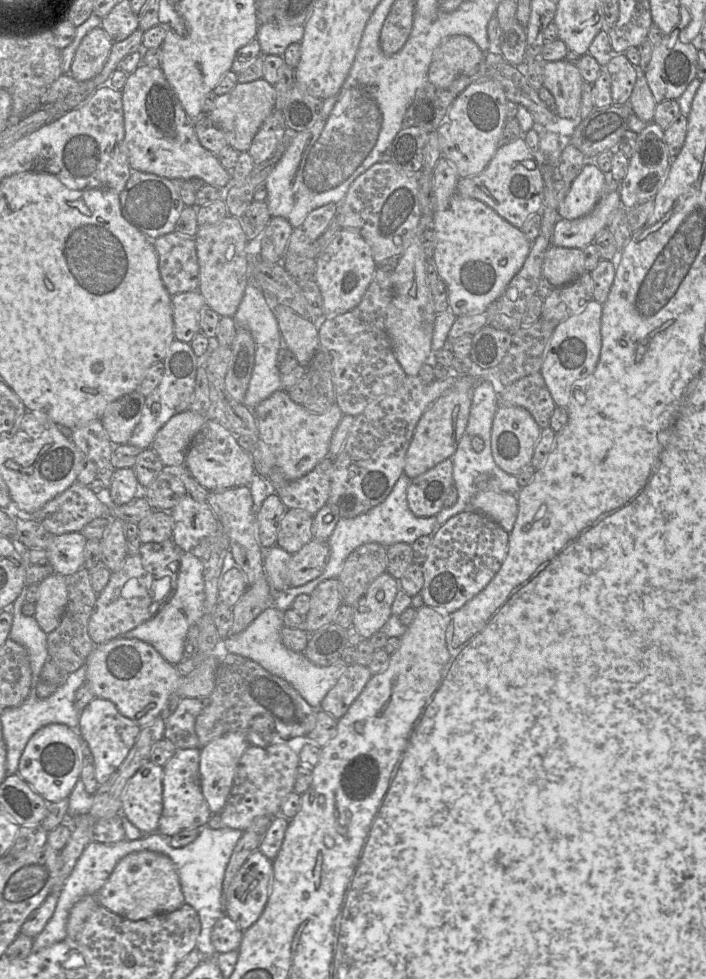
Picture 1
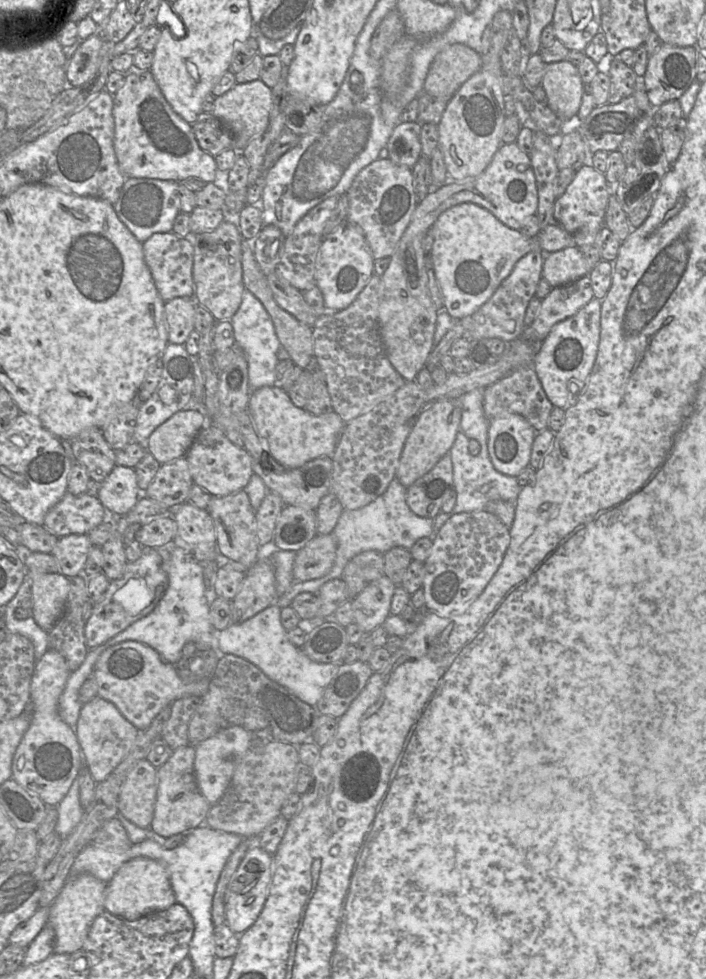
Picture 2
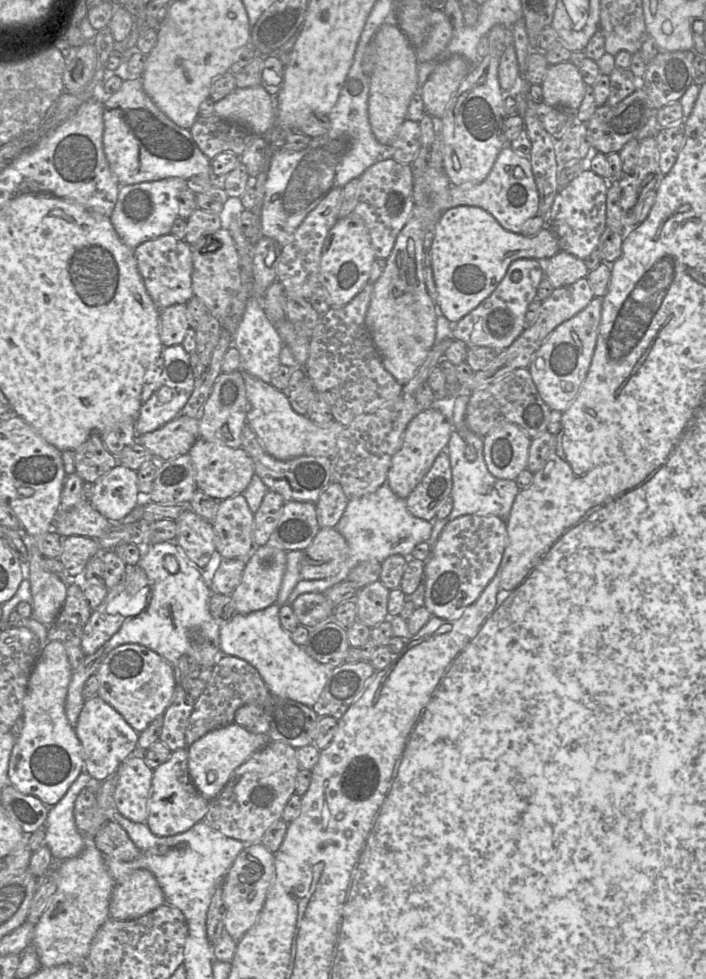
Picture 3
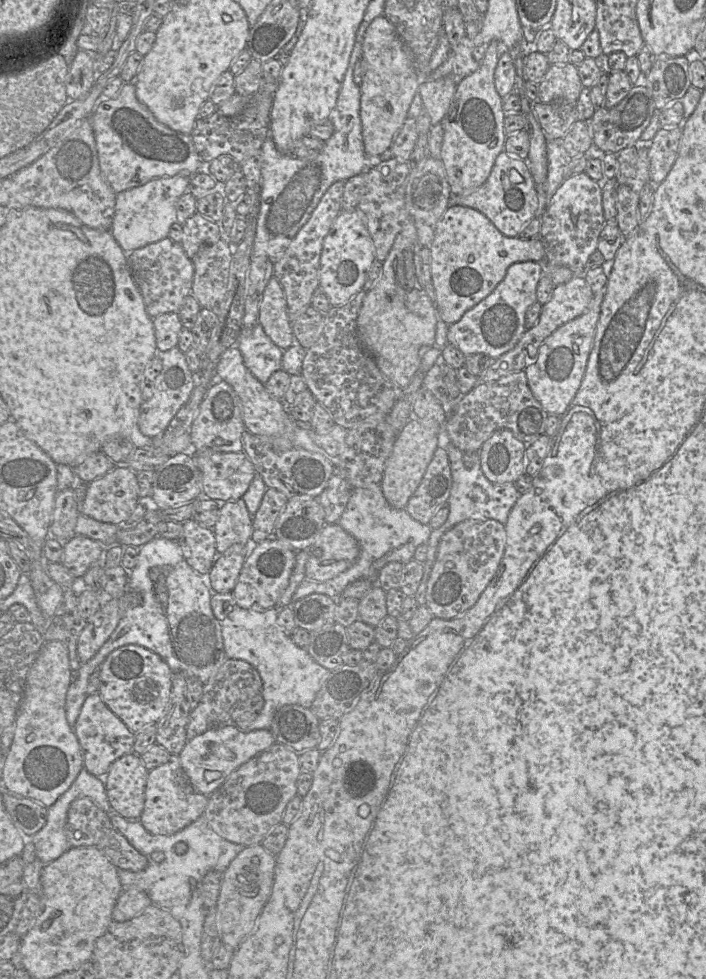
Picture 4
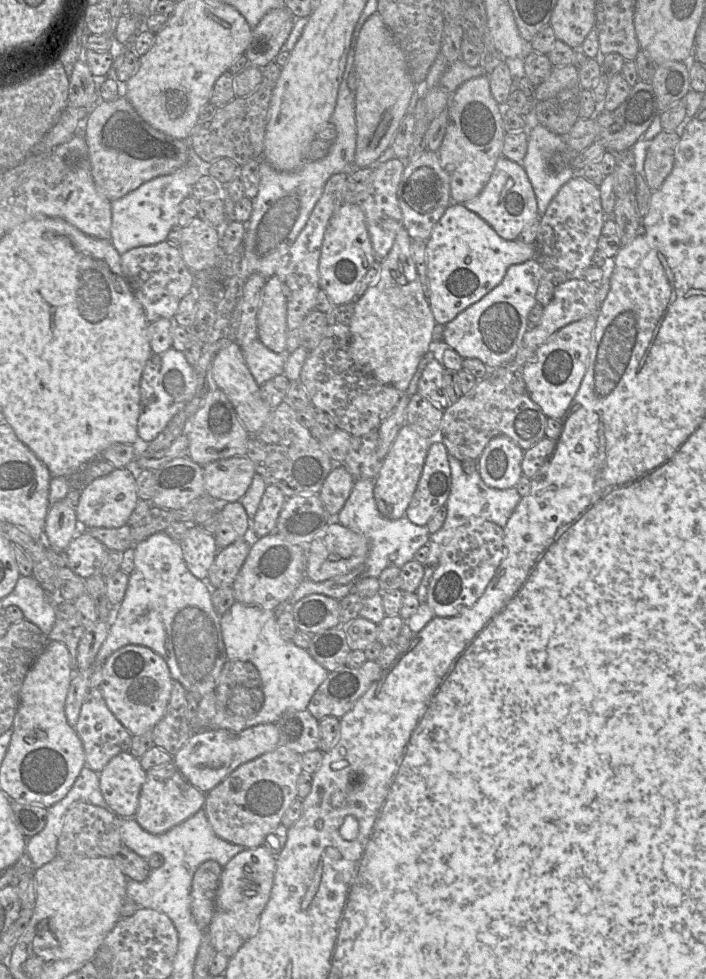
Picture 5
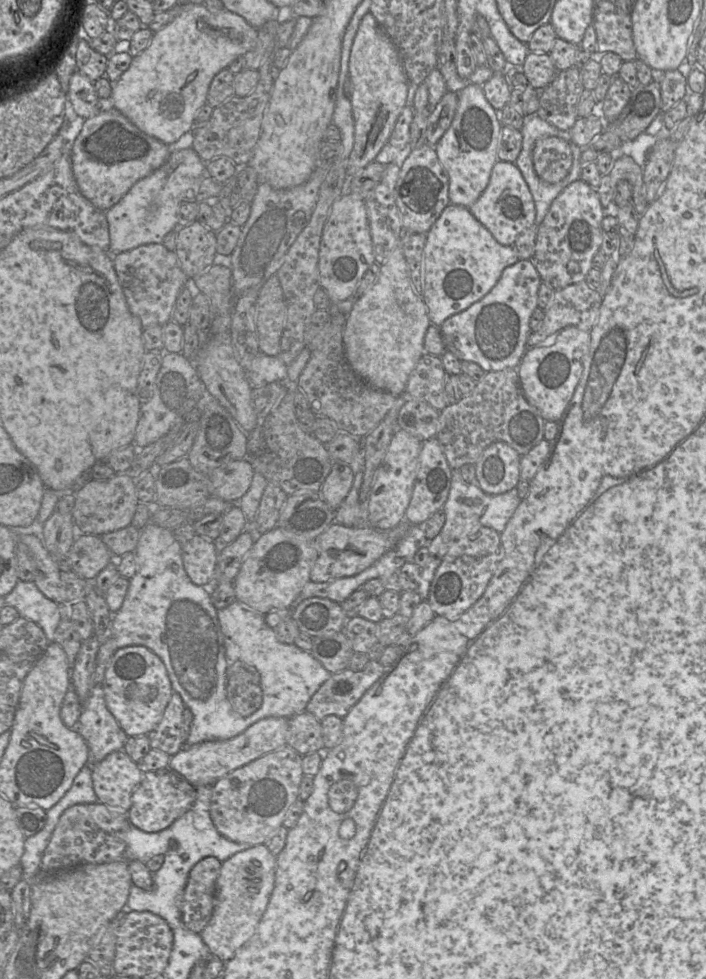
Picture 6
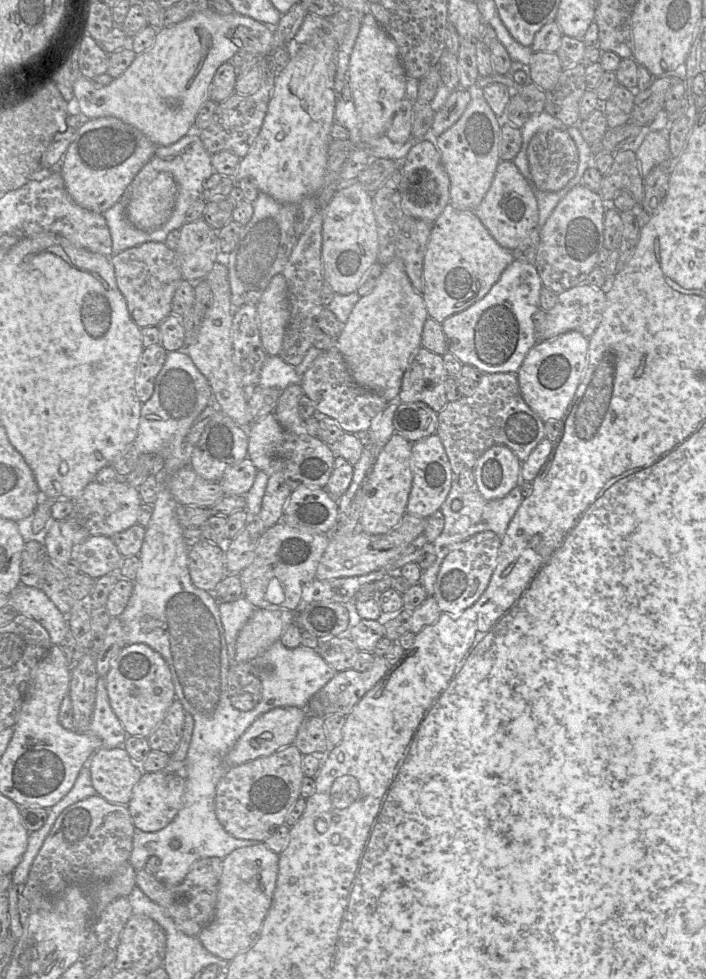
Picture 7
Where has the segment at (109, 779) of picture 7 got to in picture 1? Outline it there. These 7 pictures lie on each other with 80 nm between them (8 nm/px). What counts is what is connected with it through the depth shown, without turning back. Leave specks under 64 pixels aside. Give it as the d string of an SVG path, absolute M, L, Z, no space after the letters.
M147 761L130 778L122 794L120 815L126 816L129 822L138 828L144 835L158 832L159 819L163 810L163 774L163 766Z

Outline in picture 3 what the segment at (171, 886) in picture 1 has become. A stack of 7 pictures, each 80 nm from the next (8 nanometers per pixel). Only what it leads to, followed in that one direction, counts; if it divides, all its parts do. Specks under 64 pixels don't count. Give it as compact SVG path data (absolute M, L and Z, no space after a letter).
M145 869L132 872L122 883L117 883L109 904L110 917L116 920L132 920L141 917L166 903L165 895L154 875Z

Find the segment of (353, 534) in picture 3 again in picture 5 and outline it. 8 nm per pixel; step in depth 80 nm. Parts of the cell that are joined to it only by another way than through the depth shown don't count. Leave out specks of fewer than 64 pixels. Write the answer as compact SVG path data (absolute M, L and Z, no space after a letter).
M376 479L357 480L344 507L333 519L341 525L364 535L369 542L369 554L364 563L351 572L334 577L324 582L314 582L307 578L297 586L288 601L294 605L300 599L311 594L322 594L341 600L354 592L354 586L365 578L378 578L388 567L401 568L406 563L413 561L415 553L424 545L428 545L430 532L427 526L418 526L412 523L406 516L397 520L383 517L376 505L374 498L374 485Z

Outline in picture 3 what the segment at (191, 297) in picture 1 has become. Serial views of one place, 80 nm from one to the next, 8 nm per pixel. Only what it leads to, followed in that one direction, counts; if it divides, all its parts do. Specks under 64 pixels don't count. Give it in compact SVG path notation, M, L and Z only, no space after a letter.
M174 304L159 311L160 339L164 347L180 345L190 328L186 304Z

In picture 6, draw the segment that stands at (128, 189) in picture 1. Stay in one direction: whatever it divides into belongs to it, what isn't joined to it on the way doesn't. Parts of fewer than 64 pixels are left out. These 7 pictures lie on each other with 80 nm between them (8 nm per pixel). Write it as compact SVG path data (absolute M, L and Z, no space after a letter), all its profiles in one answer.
M192 147L171 151L168 160L150 175L136 182L122 199L105 211L109 225L111 255L138 246L163 243L168 232L178 229L178 211L186 201L195 201L206 175L206 163Z

